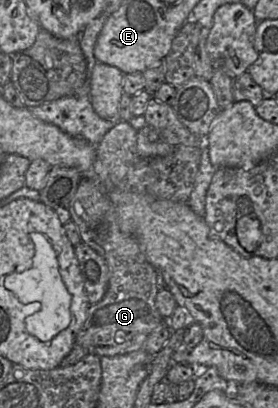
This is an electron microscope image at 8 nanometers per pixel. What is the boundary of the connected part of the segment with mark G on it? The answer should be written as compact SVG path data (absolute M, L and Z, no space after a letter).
M119 121L96 145L96 159L92 169L84 173L76 193L69 203L71 220L77 225L81 241L102 256L109 268L108 289L104 297L90 305L86 321L76 337L75 344L88 349L90 354L102 356L124 355L143 349L148 336L166 320L156 307L158 293L157 270L148 262L138 241L123 233L118 223L118 214L112 204L109 193L114 189L151 196L155 199L167 199L185 203L188 201L198 172L201 148L178 144L167 156L141 157L137 152L137 133L129 122Z

